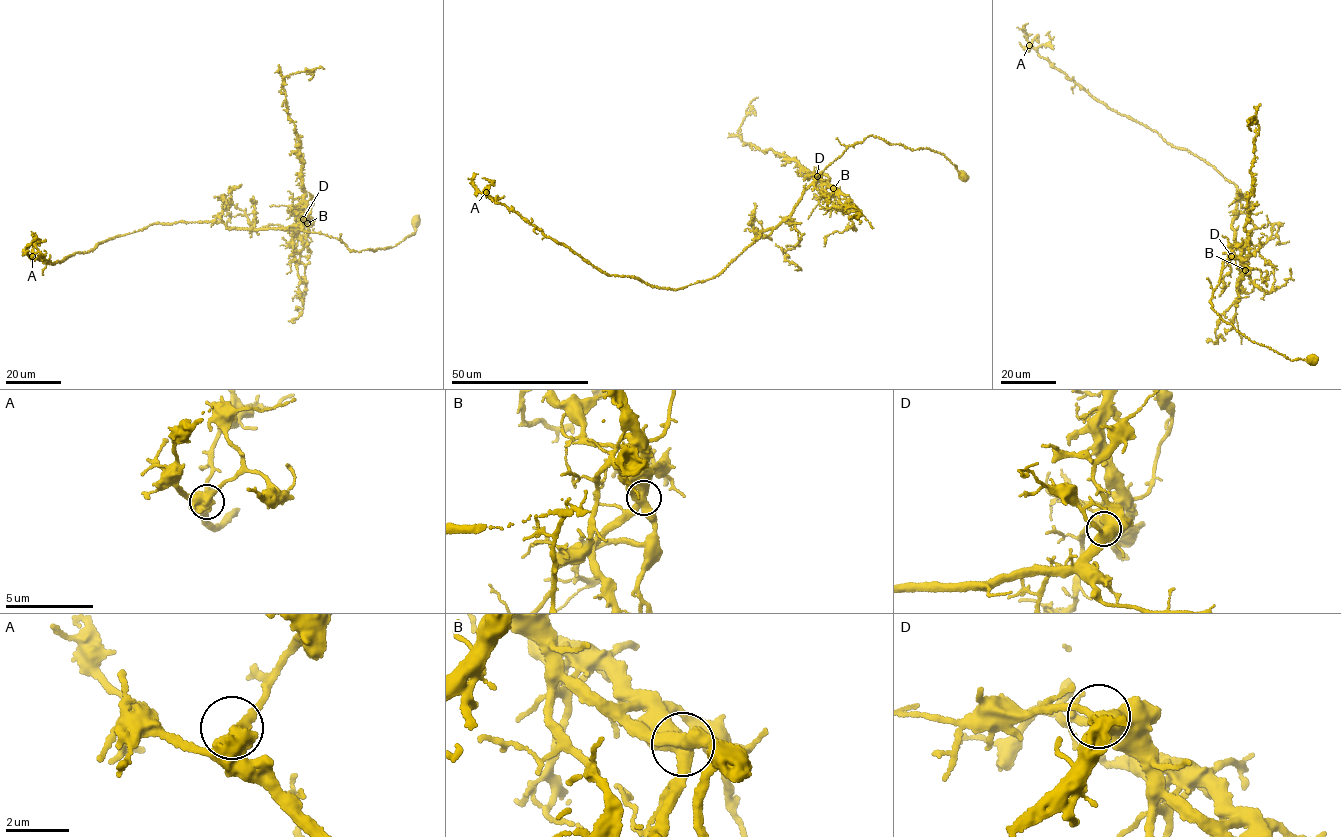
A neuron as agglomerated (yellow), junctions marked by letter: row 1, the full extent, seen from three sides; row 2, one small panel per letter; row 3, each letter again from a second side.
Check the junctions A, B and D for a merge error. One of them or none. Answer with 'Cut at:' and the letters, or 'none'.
Cut at: B

